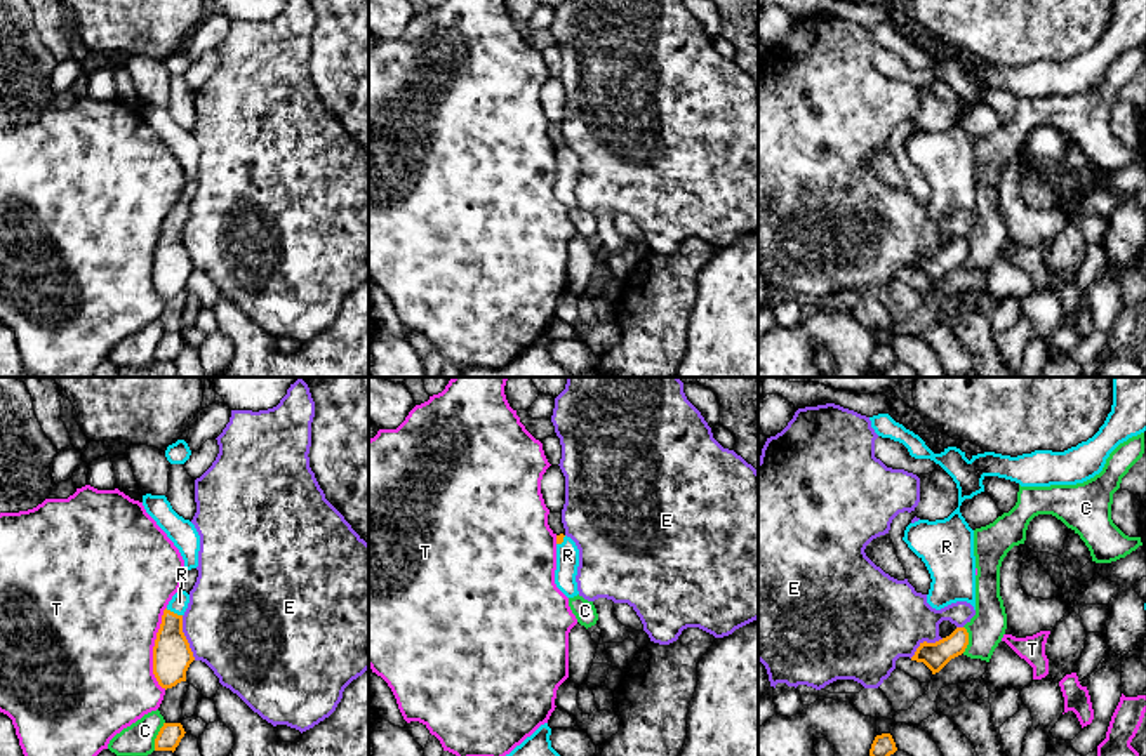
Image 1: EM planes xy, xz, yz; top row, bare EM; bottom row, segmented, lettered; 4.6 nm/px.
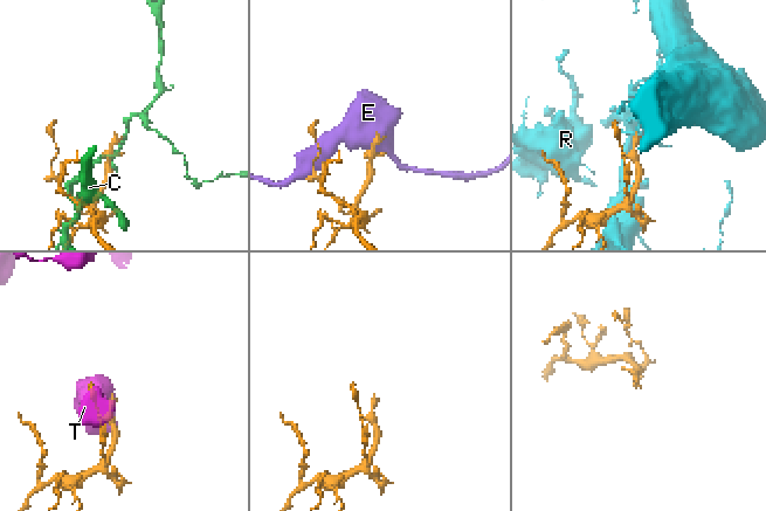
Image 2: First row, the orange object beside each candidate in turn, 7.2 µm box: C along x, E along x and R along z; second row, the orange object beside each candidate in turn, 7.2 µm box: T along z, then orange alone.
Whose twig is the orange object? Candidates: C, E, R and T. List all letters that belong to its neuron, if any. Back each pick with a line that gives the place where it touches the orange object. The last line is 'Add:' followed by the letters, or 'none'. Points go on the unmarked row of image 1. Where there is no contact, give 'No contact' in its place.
R: Touches orange at xy (173, 223)
Add: R

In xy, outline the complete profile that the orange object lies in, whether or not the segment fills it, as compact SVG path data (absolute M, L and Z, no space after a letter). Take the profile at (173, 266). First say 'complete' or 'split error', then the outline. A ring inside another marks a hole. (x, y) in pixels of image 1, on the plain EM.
split error; M179 200L162 226L162 235L153 257L153 285L162 299L172 299L186 292L186 282L195 271L190 254L183 243L183 226L190 205Z

